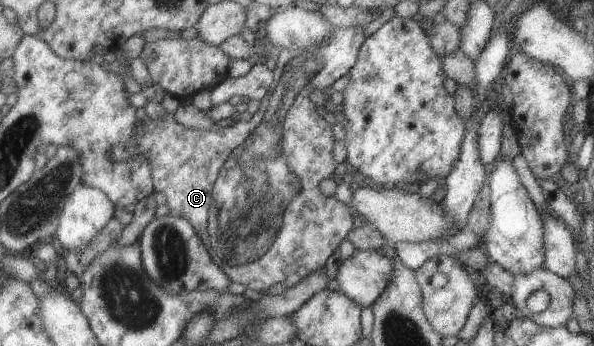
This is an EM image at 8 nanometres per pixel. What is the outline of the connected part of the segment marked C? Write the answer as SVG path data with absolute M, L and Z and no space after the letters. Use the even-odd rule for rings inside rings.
M360 24L346 28L334 26L322 44L306 49L280 50L276 67L272 70L272 81L260 100L262 113L268 97L280 83L290 88L274 112L277 124L267 139L253 136L256 113L247 122L238 121L210 131L182 127L175 120L173 112L168 112L162 119L138 117L134 123L134 135L128 141L108 149L114 161L134 158L136 155L146 157L150 163L153 189L166 197L165 205L169 214L189 221L200 241L208 248L212 261L230 281L244 285L245 289L264 292L274 283L287 288L296 285L306 275L321 269L334 249L346 239L347 233L356 226L357 220L347 206L334 197L325 197L318 189L322 179L332 179L334 174L337 164L332 158L335 139L331 125L316 112L309 95L312 89L322 90L342 75L347 75L356 61L359 45L364 41L363 28Z

